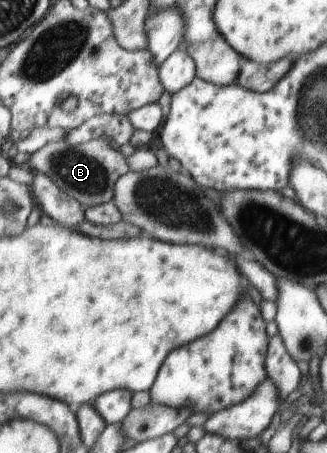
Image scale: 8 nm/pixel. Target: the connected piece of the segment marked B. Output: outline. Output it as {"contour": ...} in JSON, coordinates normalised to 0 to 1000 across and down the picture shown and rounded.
{"contour":[[[321,302],[235,320],[205,320],[187,309],[144,316],[98,338],[70,369],[150,391],[193,426],[229,439],[254,461],[336,446],[346,435],[346,406],[394,377],[385,351]]]}

